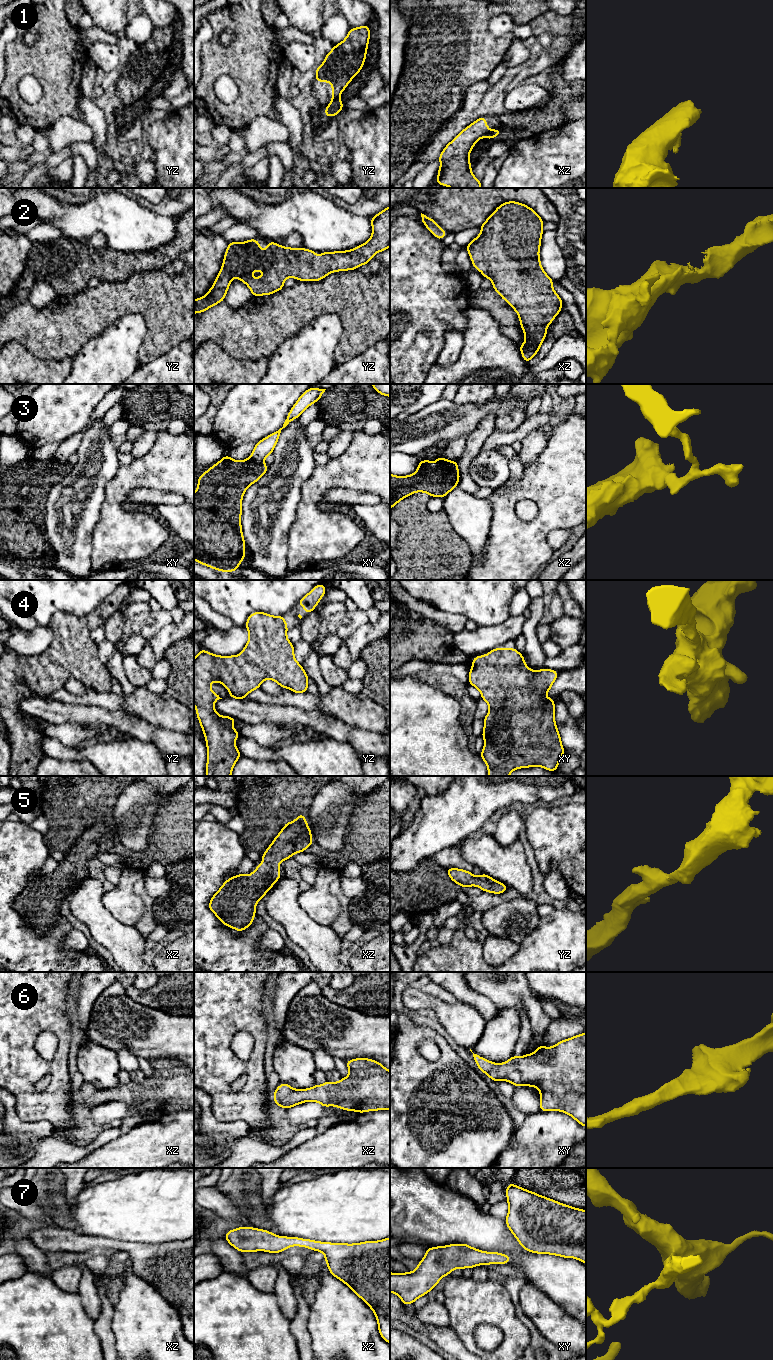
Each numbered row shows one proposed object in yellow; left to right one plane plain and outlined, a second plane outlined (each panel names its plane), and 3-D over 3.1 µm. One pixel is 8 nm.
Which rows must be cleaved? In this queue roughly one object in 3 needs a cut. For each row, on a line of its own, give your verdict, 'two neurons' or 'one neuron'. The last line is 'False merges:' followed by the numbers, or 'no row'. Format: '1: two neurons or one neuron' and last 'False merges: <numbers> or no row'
1: two neurons
2: one neuron
3: two neurons
4: one neuron
5: one neuron
6: one neuron
7: one neuron
False merges: 1, 3

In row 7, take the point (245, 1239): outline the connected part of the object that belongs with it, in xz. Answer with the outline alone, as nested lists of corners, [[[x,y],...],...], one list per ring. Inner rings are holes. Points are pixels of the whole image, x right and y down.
[[[244,1226],[228,1231],[224,1238],[239,1252],[266,1251],[275,1254],[292,1246],[322,1252],[325,1255],[329,1272],[348,1285],[373,1310],[378,1322],[379,1333],[390,1344],[390,1237],[379,1241],[354,1244],[330,1243],[277,1236],[267,1230]]]

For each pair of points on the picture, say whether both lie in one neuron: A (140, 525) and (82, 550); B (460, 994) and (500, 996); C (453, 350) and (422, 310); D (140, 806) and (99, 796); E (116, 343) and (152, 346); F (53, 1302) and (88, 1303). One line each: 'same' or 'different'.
A: different
B: different
C: different
D: different
E: different
F: different

